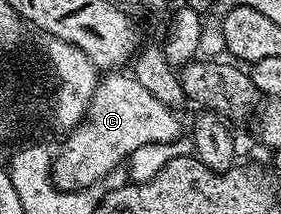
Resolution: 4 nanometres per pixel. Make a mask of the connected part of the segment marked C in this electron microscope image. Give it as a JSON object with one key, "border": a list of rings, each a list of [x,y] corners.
{"border":[[[110,71],[99,80],[96,91],[92,95],[92,103],[88,107],[86,117],[75,129],[69,130],[62,150],[54,153],[52,176],[54,186],[58,189],[89,189],[97,186],[125,157],[141,151],[145,145],[166,145],[174,141],[182,133],[182,125],[178,122],[179,114],[169,109],[156,95],[143,87],[134,76],[126,71]]]}

